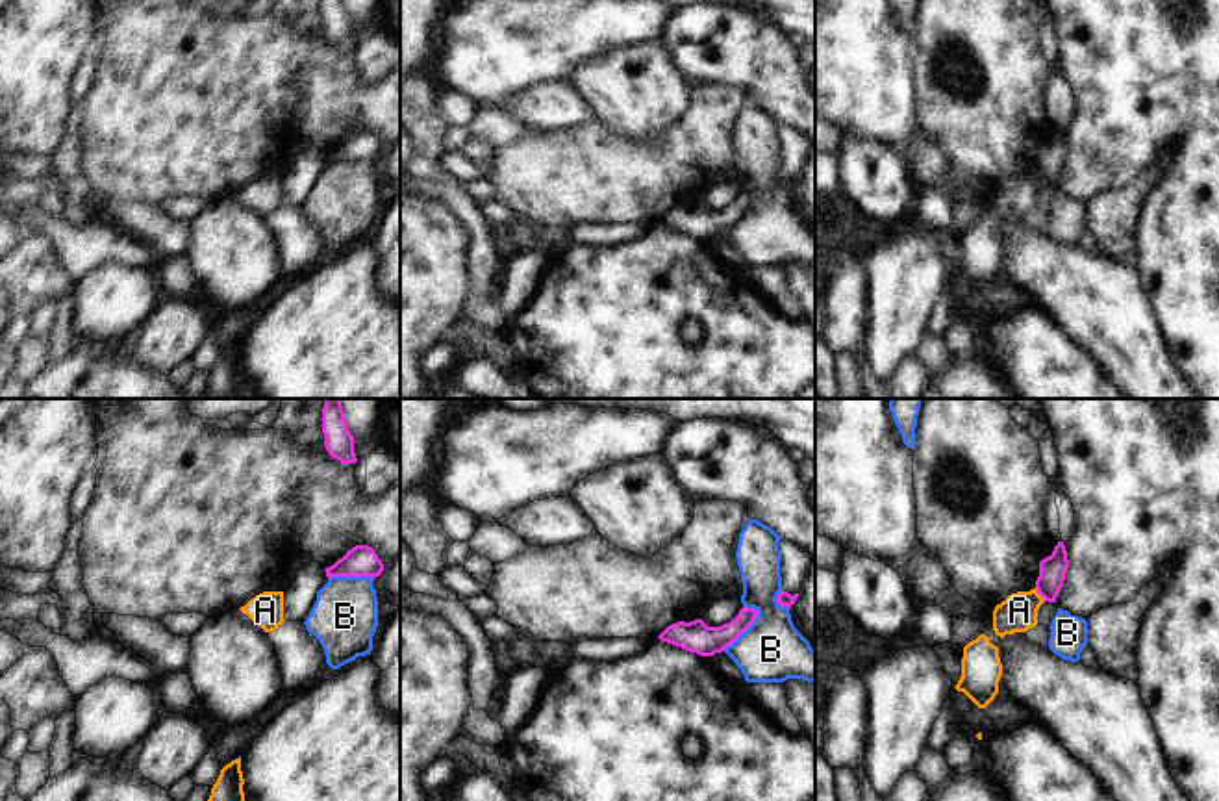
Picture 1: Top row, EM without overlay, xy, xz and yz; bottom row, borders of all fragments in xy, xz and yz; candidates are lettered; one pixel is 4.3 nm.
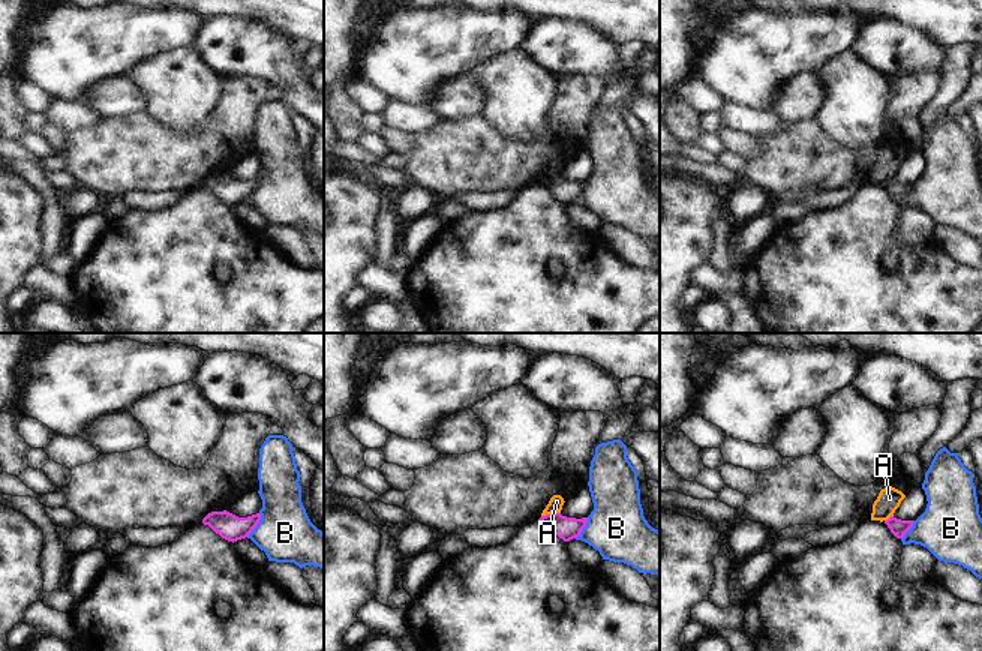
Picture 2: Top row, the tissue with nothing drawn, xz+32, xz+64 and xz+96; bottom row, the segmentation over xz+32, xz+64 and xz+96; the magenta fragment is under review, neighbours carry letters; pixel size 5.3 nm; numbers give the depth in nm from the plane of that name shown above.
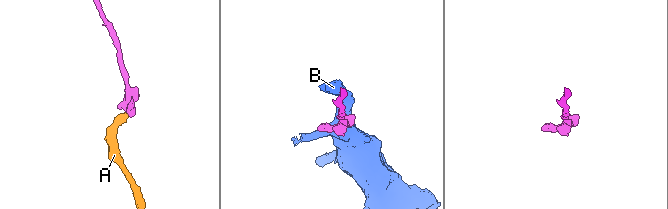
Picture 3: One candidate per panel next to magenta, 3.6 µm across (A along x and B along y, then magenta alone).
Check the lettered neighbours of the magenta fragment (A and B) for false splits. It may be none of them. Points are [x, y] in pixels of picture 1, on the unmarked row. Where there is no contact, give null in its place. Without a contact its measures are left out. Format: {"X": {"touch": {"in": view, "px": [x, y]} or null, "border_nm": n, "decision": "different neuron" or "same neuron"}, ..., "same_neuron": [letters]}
{"A": {"touch": {"in": "yz", "px": [1040, 178]}, "border_nm": 80, "decision": "different neuron"}, "B": {"touch": {"in": "xz", "px": [743, 216]}, "border_nm": 240, "decision": "different neuron"}, "same_neuron": []}

